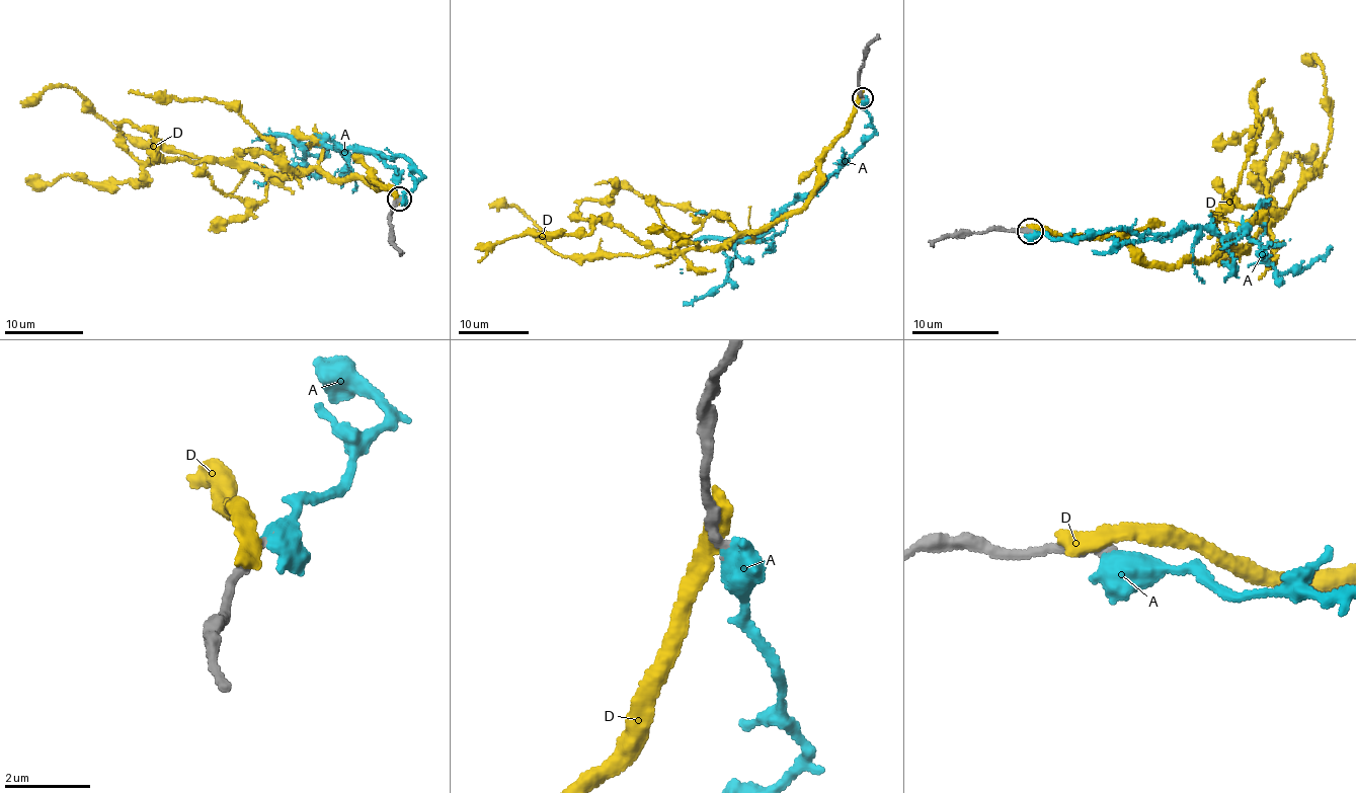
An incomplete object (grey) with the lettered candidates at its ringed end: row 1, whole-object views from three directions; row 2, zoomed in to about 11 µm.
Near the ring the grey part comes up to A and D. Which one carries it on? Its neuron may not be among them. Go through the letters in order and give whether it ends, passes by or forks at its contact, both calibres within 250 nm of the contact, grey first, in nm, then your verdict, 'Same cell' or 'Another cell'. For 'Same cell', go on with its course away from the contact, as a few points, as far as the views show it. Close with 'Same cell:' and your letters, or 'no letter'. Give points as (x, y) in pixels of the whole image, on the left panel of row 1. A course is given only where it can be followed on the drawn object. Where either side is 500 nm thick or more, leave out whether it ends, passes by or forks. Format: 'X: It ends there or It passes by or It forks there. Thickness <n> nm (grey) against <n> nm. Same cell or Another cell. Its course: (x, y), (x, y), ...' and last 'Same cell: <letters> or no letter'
A: Thickness 200 nm (grey) against 650 nm. Same cell. Its course: (398, 200), (422, 174), (402, 154), (312, 145), (307, 171), (282, 159), (254, 162), (263, 169)
D: It ends there. Thickness 260 nm (grey) against 400 nm. Another cell
Same cell: A

